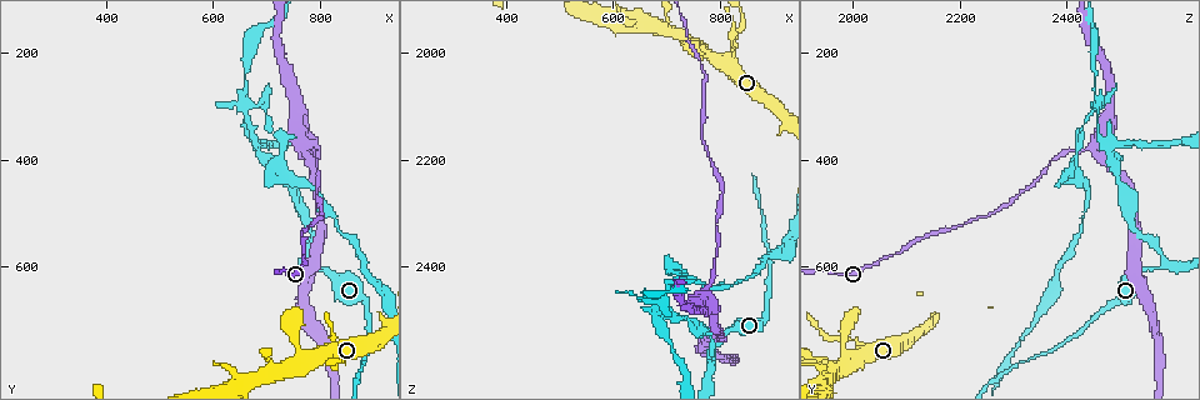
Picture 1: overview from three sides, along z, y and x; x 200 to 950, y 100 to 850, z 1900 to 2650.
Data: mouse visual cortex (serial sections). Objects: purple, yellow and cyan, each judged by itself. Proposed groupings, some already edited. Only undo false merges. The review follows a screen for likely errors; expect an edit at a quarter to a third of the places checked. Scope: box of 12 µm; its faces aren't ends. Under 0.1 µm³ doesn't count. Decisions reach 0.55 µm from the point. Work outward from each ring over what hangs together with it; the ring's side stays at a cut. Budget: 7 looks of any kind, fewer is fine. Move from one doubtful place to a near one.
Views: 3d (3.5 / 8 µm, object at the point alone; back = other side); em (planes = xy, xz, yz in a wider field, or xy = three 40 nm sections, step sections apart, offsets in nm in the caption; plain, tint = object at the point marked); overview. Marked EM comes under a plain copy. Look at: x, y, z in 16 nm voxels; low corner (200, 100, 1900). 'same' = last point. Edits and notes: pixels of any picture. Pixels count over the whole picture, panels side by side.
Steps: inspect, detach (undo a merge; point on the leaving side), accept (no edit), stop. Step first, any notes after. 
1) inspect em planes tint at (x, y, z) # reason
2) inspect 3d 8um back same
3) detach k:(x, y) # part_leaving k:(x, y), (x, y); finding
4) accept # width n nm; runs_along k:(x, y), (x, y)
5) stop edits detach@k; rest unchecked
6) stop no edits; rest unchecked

inspect 3d 3.5um at (820, 780, 1995) # abrupt turn

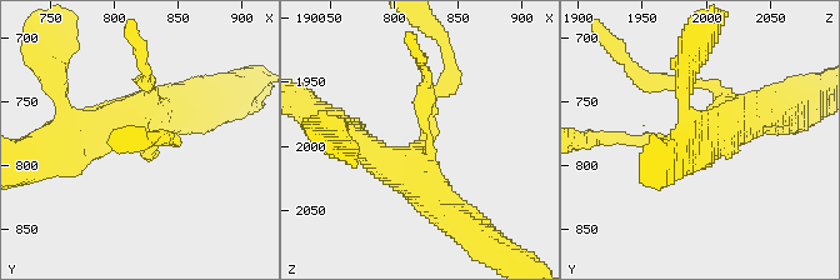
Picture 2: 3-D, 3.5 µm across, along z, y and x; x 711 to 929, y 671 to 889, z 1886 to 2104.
inspect em xy step 3 tint same # arms 3; arm_widths 150, 450, 500 nm

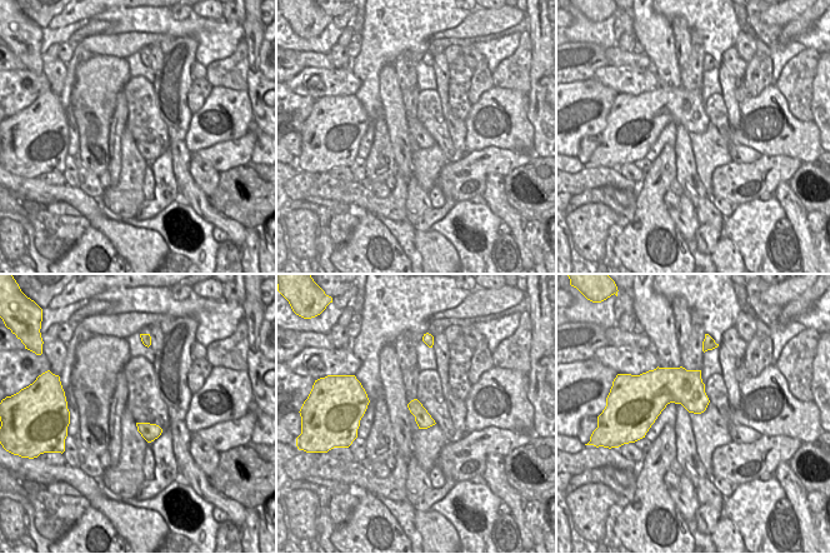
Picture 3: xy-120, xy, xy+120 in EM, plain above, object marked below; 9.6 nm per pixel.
accept # runs_along 2:(759, 111), (689, 154), (638, 139); one cell here

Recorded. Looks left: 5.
inspect 3d 3.5um at (780, 600, 2580) # two arms in line, one across

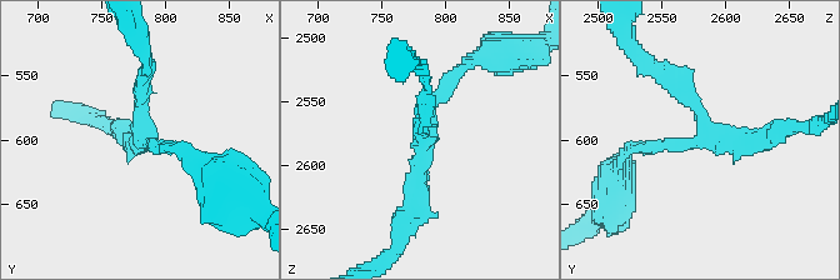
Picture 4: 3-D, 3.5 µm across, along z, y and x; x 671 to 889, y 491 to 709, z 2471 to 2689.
inspect em xy step 1 tint at (784, 600, 2580)

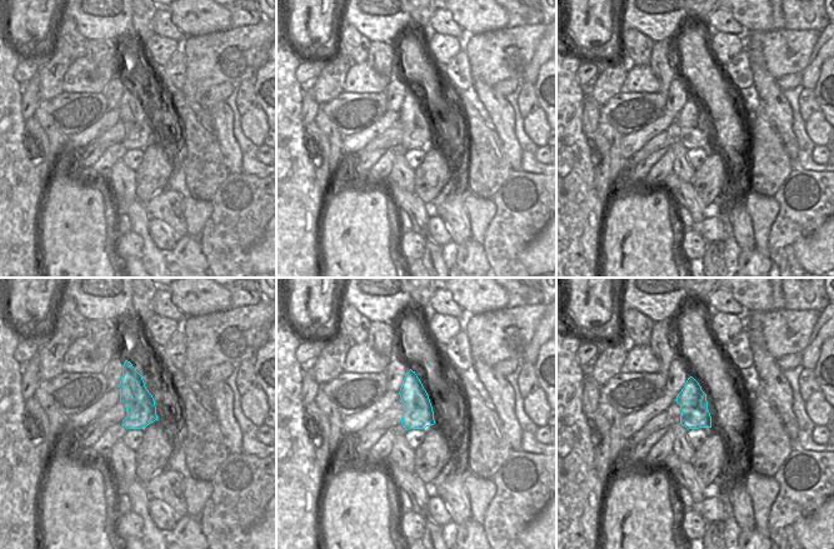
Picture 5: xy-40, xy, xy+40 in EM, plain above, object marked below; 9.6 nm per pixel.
accept # arm_widths 150, 200, 300 nm; runs_along 4:(179, 146), (140, 135), (144, 78); all the same cell

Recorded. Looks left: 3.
inspect 3d 3.5um at (660, 305, 2460) # three arms meet

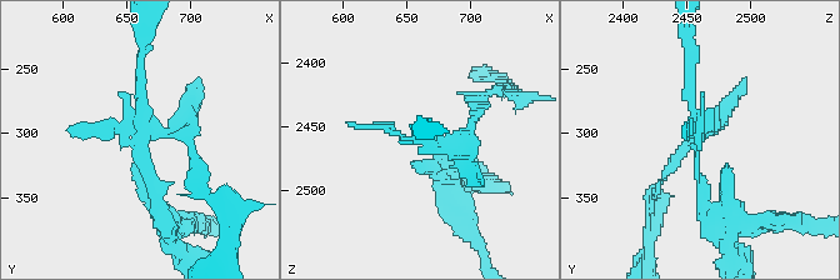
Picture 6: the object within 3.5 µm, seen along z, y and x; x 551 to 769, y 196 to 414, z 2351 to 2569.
inspect em xy step 3 tint at (664, 302, 2460) # now the EM

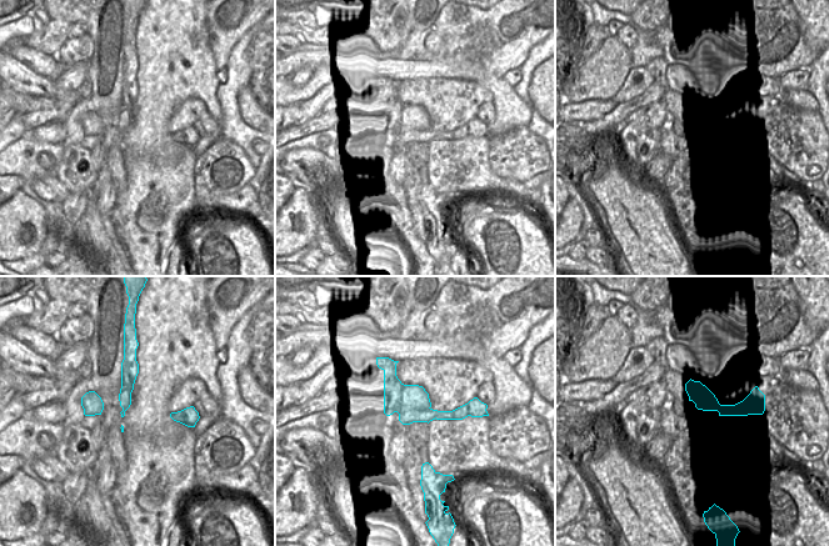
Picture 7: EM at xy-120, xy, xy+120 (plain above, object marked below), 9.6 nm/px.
detach 6:(736, 91) # a second cell is stuck on

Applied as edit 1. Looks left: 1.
stop edits detach@6; rest unchecked

